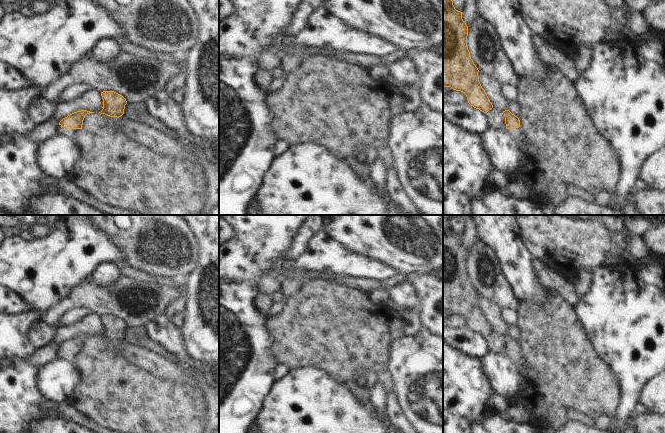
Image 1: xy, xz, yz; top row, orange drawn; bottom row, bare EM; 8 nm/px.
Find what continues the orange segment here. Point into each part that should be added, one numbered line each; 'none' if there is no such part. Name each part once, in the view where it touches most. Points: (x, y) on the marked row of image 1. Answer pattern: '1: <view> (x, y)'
1: xy (62, 131)

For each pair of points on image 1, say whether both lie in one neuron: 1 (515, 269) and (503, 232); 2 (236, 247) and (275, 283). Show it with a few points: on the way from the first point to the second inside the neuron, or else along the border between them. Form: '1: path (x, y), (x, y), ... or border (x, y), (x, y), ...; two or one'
1: path (515, 260), (505, 241); one
2: border (262, 276), (256, 280); two

